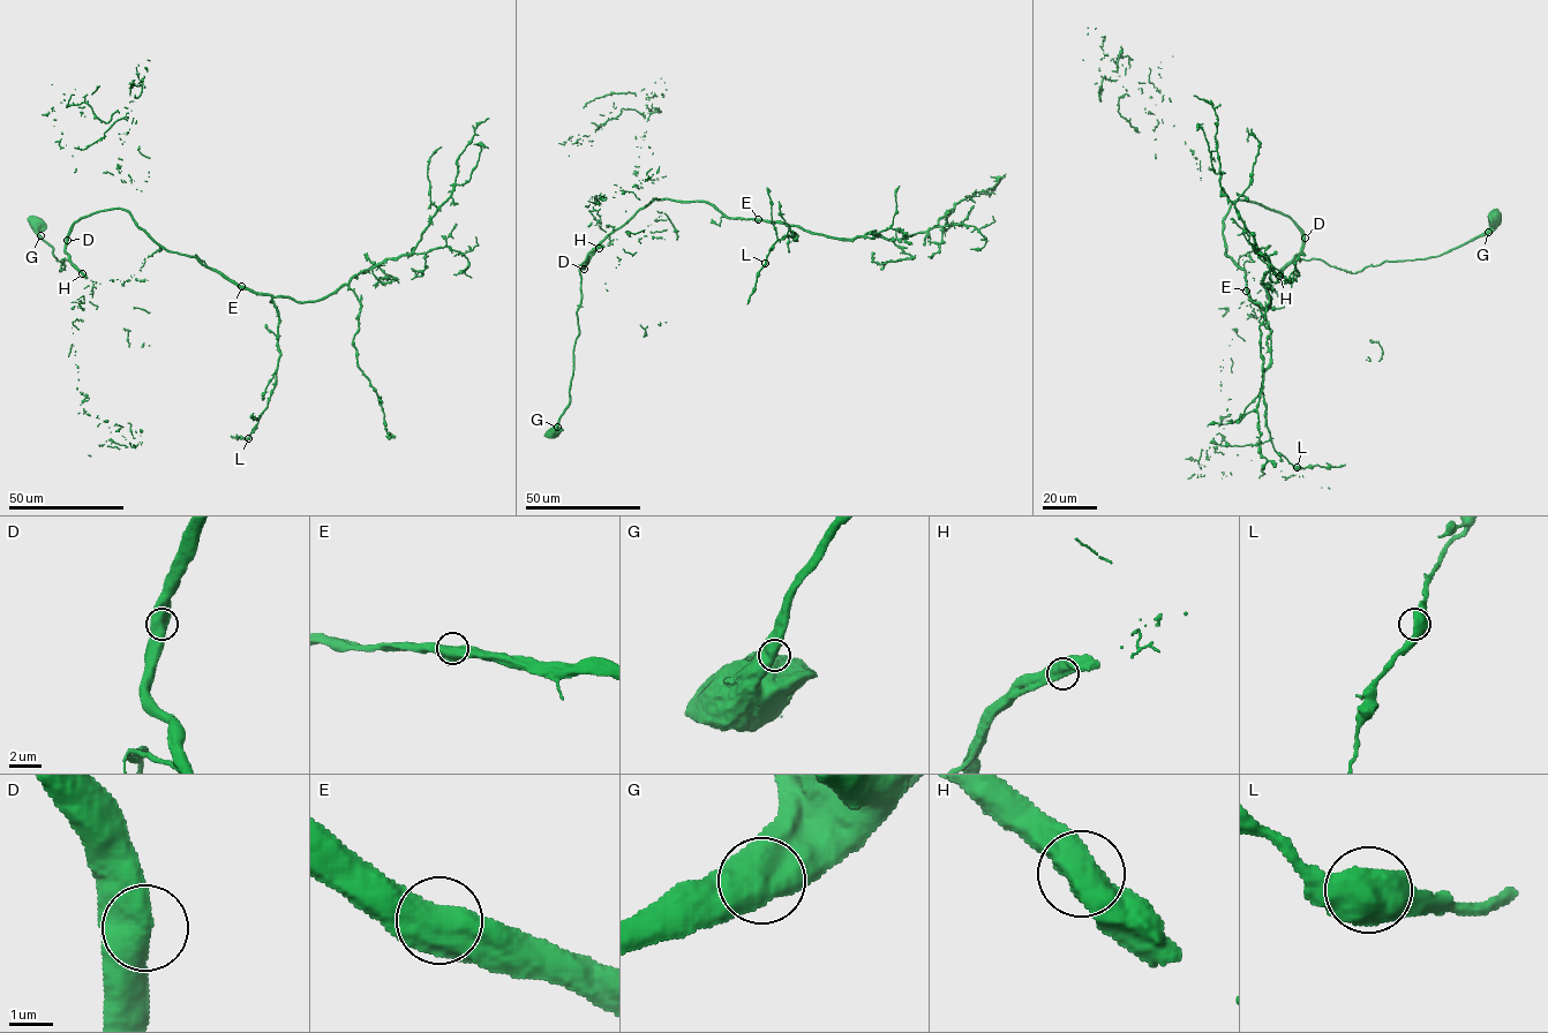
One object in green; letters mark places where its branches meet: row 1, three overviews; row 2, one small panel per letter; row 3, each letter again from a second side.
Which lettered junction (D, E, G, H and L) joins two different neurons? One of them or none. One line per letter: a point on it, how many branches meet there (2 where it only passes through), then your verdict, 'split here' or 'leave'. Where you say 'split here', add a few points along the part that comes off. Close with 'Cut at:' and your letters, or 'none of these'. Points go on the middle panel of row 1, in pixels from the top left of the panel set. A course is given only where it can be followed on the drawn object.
D: place (584, 269); branches 2; leave
E: place (758, 219); branches 2; leave
G: place (557, 427); branches 2; leave
H: place (599, 248); branches 2; leave
L: place (765, 263); branches 2; leave
Cut at: none of these

